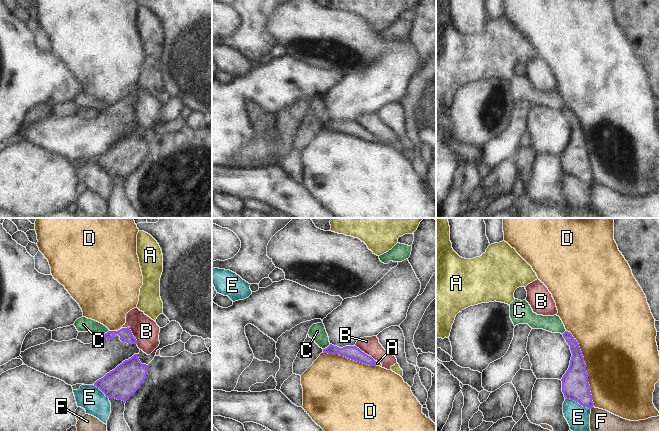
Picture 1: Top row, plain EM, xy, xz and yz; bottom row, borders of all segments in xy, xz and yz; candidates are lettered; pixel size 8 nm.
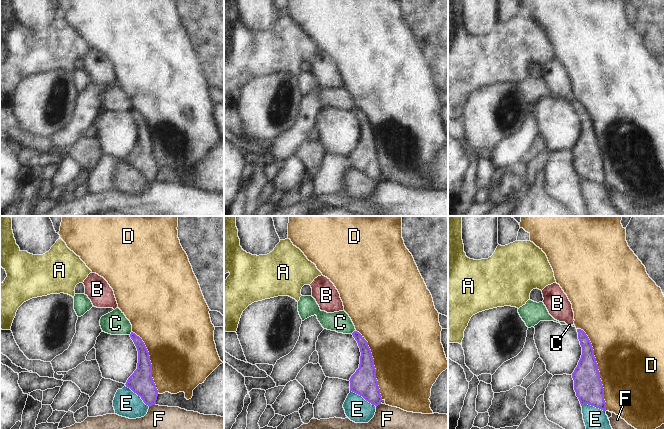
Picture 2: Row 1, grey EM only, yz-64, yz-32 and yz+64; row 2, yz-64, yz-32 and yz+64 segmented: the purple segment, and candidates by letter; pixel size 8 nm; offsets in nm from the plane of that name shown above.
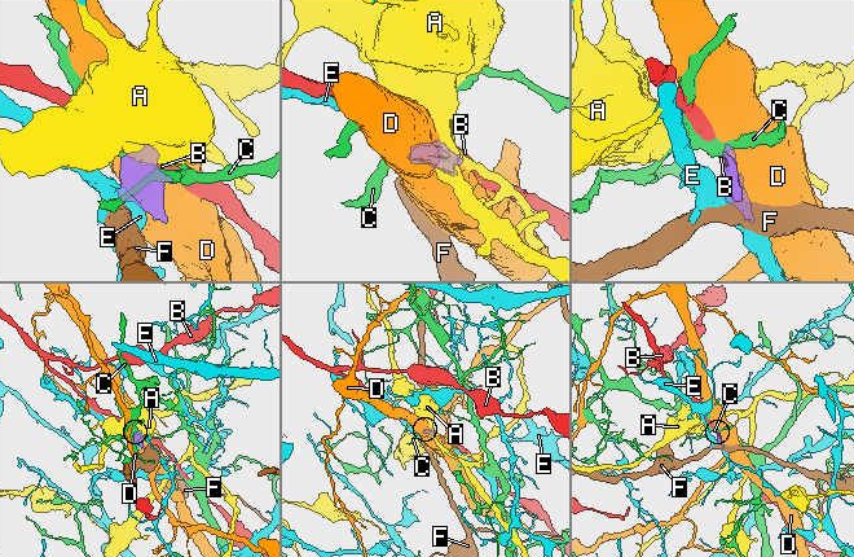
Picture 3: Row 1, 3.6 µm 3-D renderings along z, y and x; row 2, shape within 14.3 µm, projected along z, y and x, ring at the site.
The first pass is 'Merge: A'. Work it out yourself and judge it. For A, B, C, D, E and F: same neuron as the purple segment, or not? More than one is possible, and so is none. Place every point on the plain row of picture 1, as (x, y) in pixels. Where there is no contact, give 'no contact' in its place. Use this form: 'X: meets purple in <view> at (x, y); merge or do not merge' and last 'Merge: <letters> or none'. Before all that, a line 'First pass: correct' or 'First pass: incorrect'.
First pass: correct
A: meets purple in xz at (375, 139); merge
B: meets purple in xy at (131, 108); do not merge
C: meets purple in xy at (105, 109); do not merge
D: meets purple in yz at (585, 144); do not merge
E: meets purple in yz at (578, 178); do not merge
F: no contact; do not merge
Merge: A

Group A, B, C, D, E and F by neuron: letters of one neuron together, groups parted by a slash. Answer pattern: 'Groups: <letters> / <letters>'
Groups: A / B / C / D / E / F

